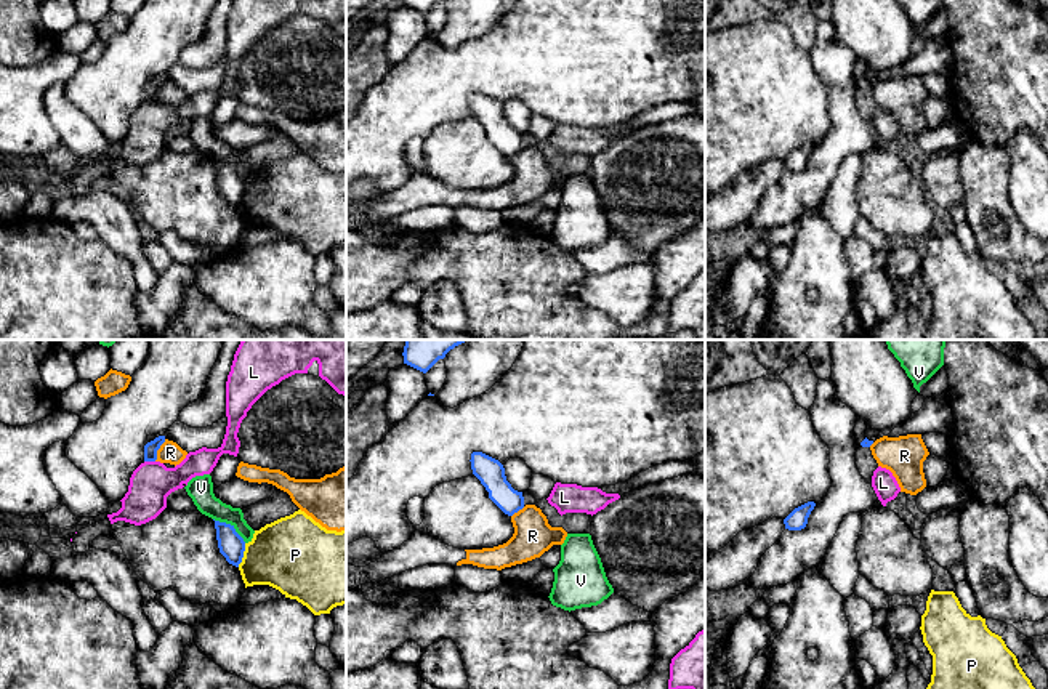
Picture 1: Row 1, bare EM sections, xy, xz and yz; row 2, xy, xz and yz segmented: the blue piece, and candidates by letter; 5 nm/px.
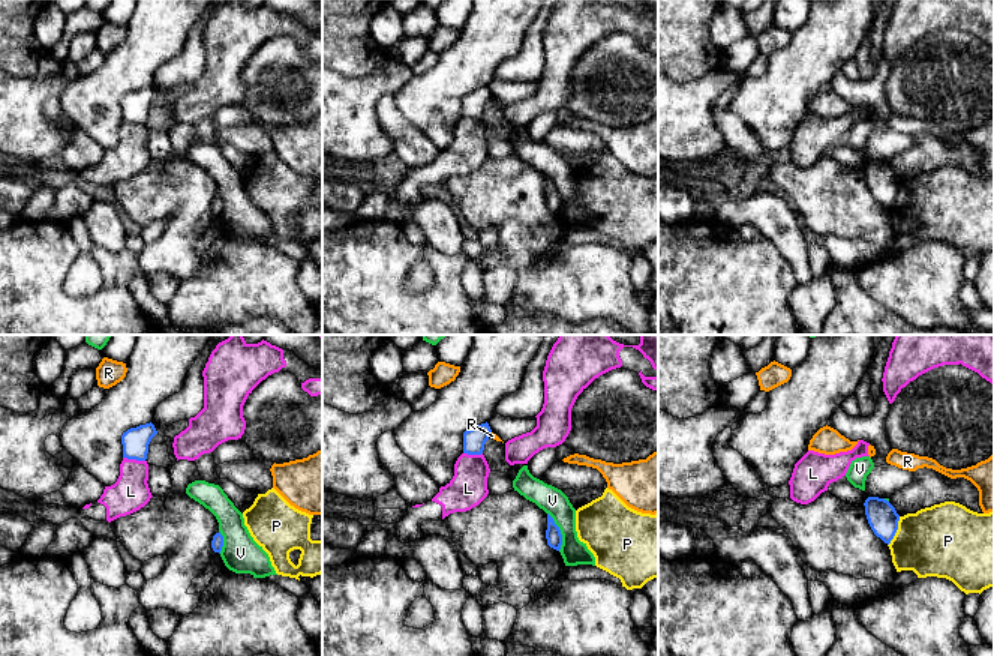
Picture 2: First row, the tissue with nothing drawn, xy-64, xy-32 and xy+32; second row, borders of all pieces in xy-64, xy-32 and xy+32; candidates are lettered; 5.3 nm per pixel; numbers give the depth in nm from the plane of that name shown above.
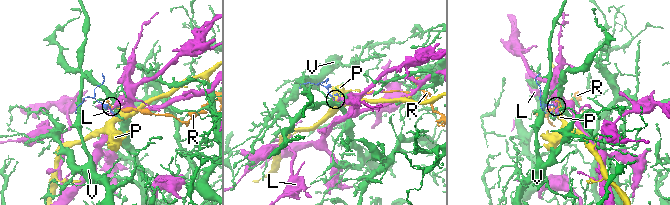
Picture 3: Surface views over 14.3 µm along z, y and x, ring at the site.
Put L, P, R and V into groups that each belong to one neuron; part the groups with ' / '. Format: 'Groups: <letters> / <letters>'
Groups: L / P / R / V

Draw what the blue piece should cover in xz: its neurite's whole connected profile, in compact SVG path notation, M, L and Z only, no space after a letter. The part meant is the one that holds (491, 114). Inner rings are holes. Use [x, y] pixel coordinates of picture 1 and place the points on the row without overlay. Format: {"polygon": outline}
{"polygon": "M471 95L471 111L473 115L481 122L481 125L489 133L489 139L508 157L513 157L524 149L522 133L518 133L506 122L503 106L482 95Z"}

